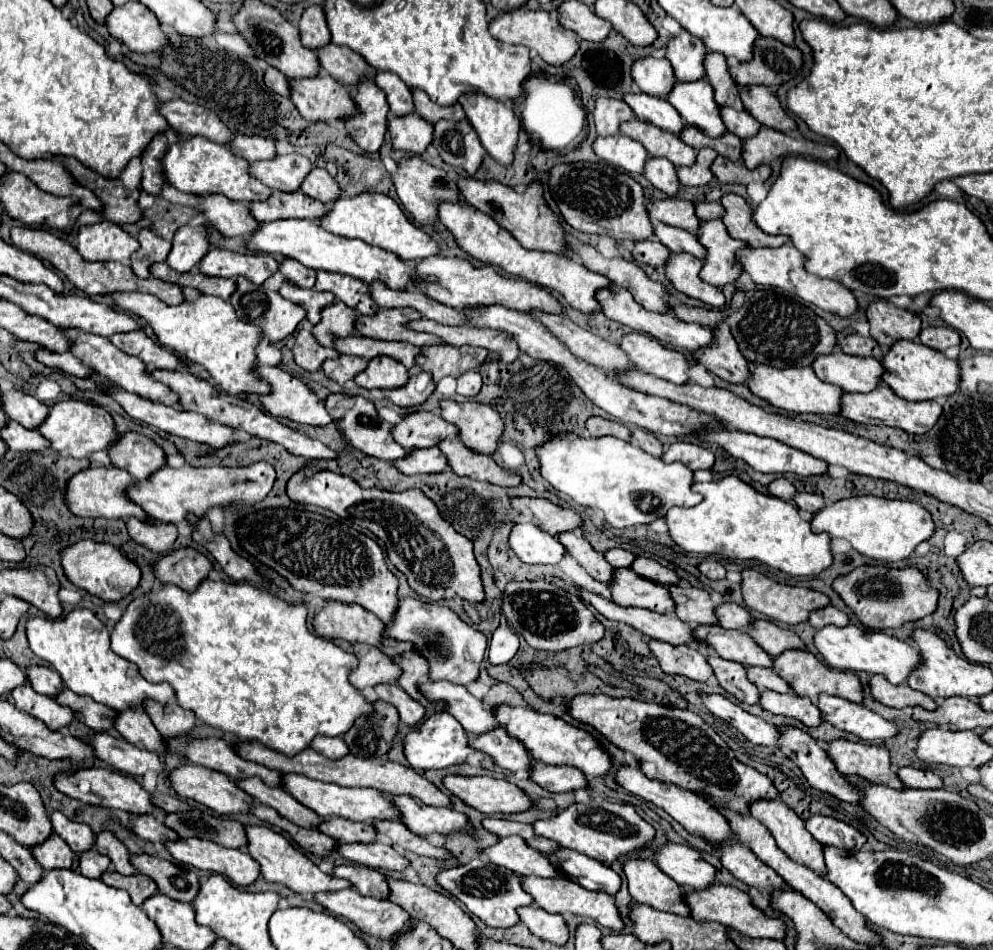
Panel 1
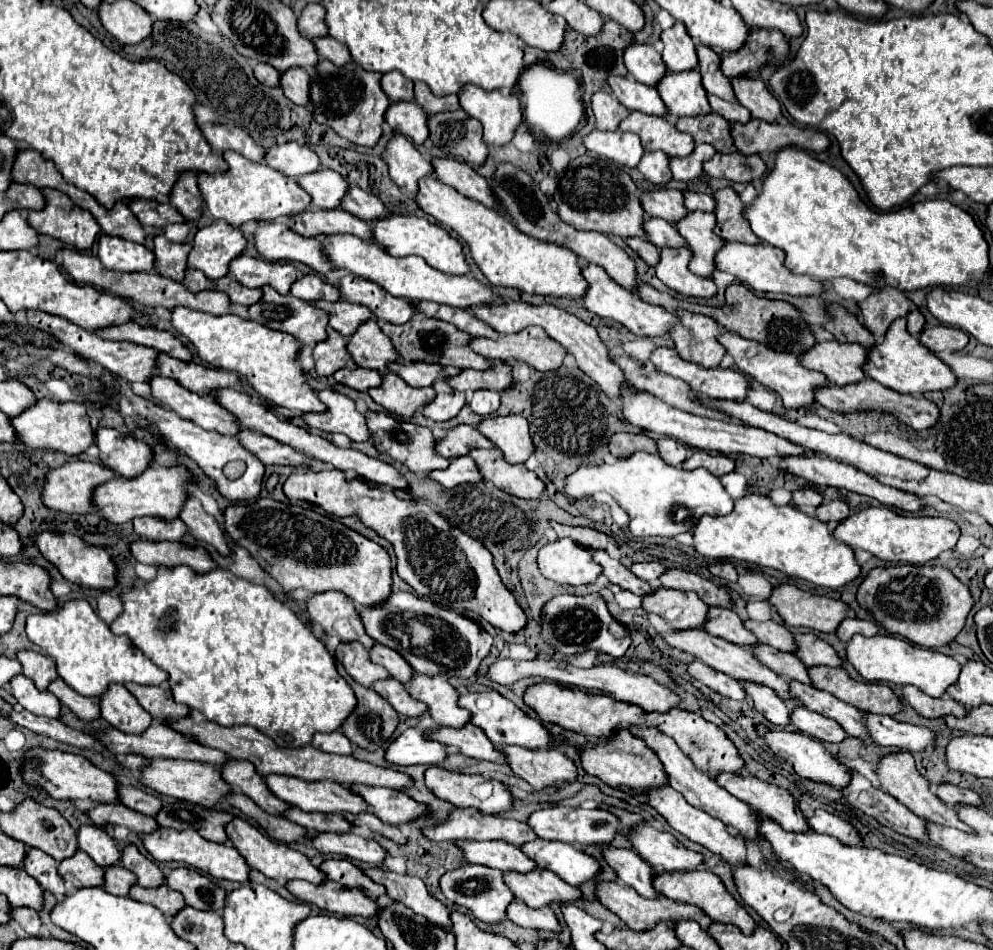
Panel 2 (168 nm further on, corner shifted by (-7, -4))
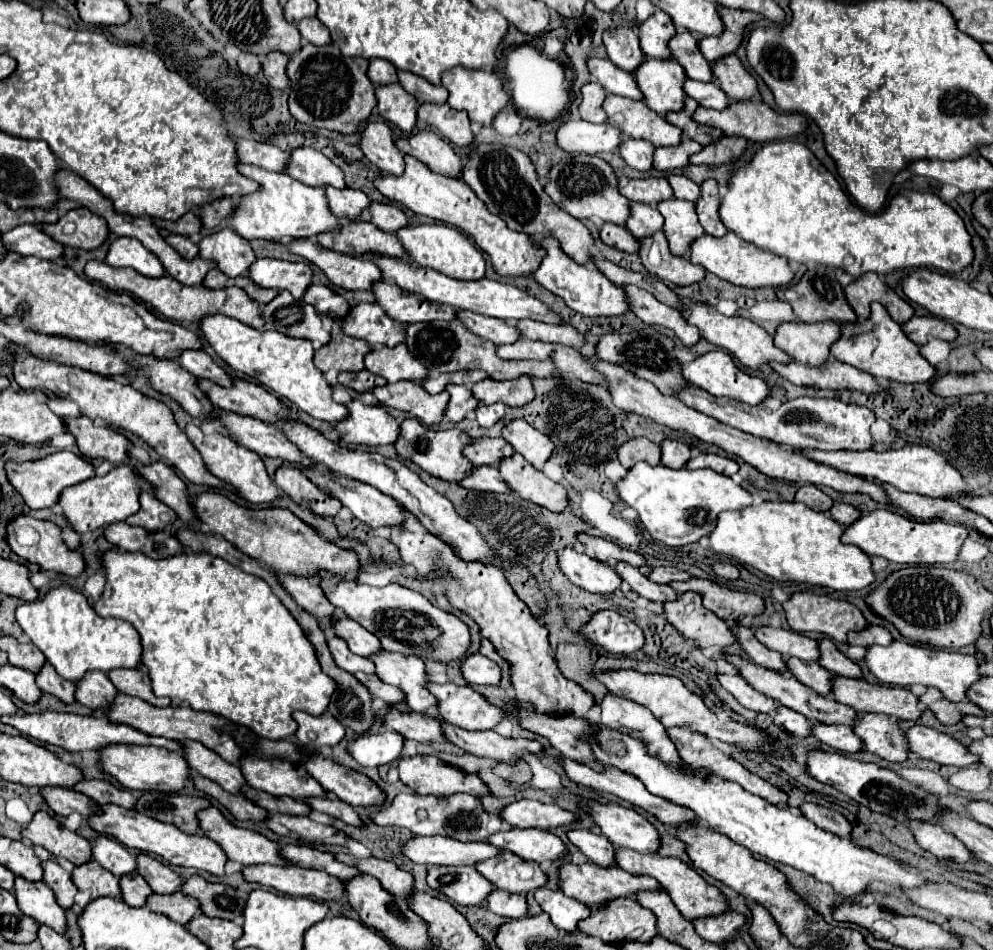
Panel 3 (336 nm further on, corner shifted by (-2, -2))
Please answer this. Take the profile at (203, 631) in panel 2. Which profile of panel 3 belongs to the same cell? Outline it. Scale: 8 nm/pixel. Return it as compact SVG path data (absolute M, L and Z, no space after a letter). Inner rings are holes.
M108 551L104 555L104 567L106 567L106 589L100 597L100 601L96 601L94 609L100 617L114 617L114 619L124 619L128 623L134 625L134 629L140 633L142 637L142 647L144 647L144 655L142 655L142 663L150 669L150 679L152 679L152 691L156 693L156 697L170 697L170 699L180 699L180 701L188 701L188 705L194 711L212 711L218 713L238 725L244 725L248 729L252 729L254 733L260 733L260 737L264 739L288 739L290 735L296 733L298 725L292 719L294 711L306 711L310 715L322 715L330 703L332 693L338 689L336 681L332 681L328 675L322 673L320 663L316 661L316 651L312 649L312 643L304 637L304 631L300 629L300 625L296 623L296 619L290 615L290 611L278 601L278 597L270 591L268 583L256 575L248 575L244 571L240 571L238 567L216 559L212 555L206 553L182 553L182 555L174 555L174 557L166 557L166 559L150 559L142 553L122 553L122 551Z

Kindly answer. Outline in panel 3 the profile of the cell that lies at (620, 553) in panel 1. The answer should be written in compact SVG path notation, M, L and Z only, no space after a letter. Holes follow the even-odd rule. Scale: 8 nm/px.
M652 567L646 573L648 579L652 579L654 583L670 583L670 581L686 581L690 579L690 573L680 571L676 567Z

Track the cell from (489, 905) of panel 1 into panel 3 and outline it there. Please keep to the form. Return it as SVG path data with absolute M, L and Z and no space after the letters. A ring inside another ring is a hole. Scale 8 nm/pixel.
M428 867L428 885L466 907L484 907L494 889L476 867Z

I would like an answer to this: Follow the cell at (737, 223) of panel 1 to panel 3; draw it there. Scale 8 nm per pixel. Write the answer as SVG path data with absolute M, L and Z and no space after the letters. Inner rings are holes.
M708 179L702 183L702 197L696 201L696 213L700 219L700 225L708 235L724 237L728 233L726 225L720 221L718 209L720 209L720 195L718 195L718 183L714 179Z

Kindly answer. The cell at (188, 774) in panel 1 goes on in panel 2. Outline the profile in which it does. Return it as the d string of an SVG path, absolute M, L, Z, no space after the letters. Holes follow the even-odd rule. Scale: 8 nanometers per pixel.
M149 759L149 763L141 771L139 781L161 795L169 795L189 803L199 803L205 807L213 807L221 797L225 797L231 791L231 787L223 781L219 769L215 769L209 763L187 761L187 759Z

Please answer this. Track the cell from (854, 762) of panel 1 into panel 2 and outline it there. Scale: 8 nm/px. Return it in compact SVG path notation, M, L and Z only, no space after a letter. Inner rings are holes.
M891 753L891 755L883 757L879 761L879 767L877 767L877 777L881 781L881 787L889 795L893 795L899 803L903 803L907 809L911 809L917 817L923 817L931 823L939 823L945 827L955 827L955 829L961 829L965 833L973 833L973 829L957 817L957 811L953 807L945 805L941 799L937 799L937 795L931 793L929 781L925 777L921 777L919 771L915 769L915 761L913 761L911 753Z

